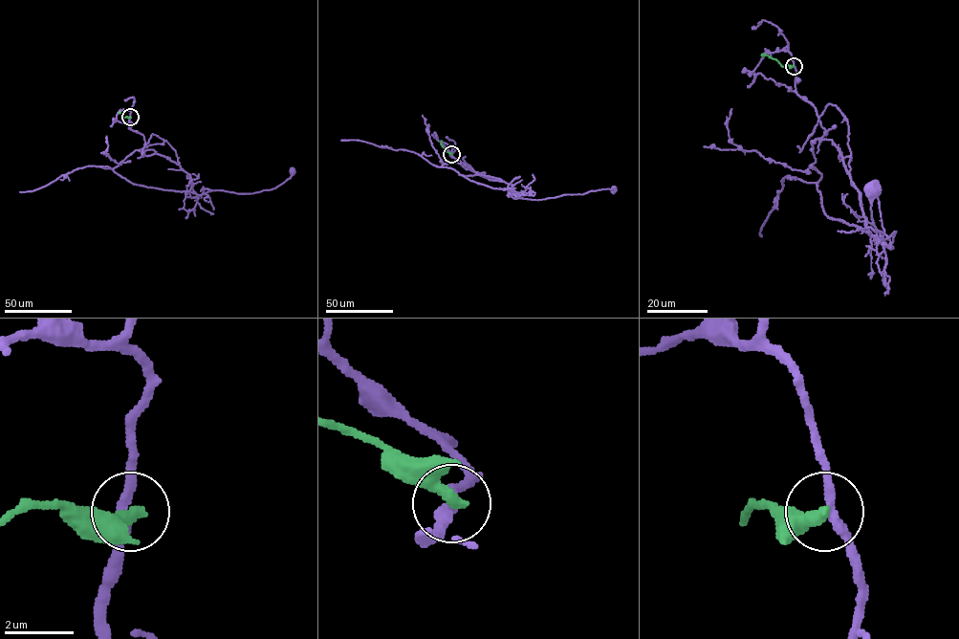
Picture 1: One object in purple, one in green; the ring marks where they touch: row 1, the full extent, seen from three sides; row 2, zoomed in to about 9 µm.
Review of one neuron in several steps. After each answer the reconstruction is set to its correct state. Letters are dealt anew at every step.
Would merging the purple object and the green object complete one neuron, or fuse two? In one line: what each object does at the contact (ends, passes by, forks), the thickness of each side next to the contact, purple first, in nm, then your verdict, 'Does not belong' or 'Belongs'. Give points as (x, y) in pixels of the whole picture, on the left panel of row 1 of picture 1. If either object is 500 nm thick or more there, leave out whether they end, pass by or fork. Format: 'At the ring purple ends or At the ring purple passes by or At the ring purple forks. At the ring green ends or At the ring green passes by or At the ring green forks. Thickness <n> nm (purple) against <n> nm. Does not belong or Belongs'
At the ring purple passes by. At the ring green ends. Thickness 300 nm (purple) against 400 nm. Does not belong

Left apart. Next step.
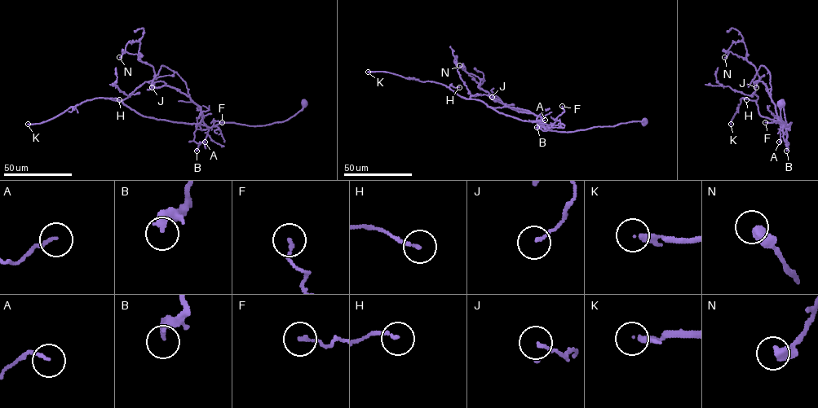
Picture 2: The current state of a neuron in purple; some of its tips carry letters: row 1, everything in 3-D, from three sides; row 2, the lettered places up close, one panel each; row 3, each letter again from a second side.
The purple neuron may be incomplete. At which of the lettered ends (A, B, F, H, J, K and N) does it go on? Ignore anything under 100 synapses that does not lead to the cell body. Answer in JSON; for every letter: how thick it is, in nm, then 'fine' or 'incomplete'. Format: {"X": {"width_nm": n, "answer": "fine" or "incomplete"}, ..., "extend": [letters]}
{"A": {"width_nm": 120, "answer": "fine"}, "B": {"width_nm": 360, "answer": "fine"}, "F": {"width_nm": 150, "answer": "fine"}, "H": {"width_nm": 120, "answer": "fine"}, "J": {"width_nm": 130, "answer": "fine"}, "K": {"width_nm": 240, "answer": "incomplete"}, "N": {"width_nm": 480, "answer": "fine"}, "extend": ["K"]}

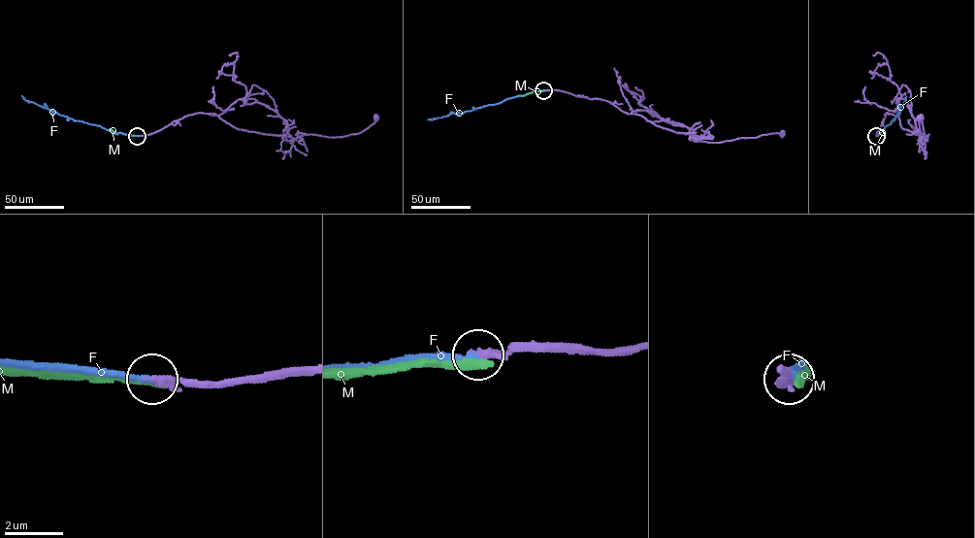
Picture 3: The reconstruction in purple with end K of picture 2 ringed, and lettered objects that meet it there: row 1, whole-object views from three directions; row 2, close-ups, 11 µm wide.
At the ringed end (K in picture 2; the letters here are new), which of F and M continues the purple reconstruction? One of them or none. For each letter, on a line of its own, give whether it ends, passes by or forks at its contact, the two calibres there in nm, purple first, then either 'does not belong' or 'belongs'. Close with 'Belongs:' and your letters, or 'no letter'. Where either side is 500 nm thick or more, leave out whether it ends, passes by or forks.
F: it ends | 280/220 nm | belongs
M: it ends | 280/280 nm | does not belong
Belongs: F

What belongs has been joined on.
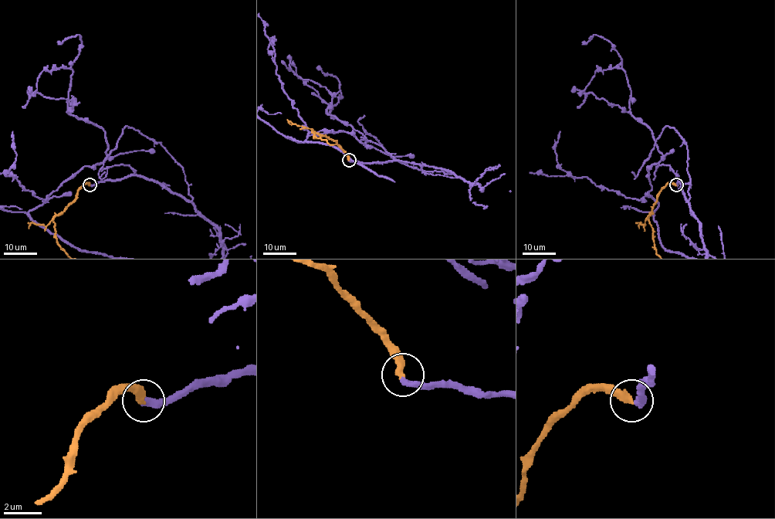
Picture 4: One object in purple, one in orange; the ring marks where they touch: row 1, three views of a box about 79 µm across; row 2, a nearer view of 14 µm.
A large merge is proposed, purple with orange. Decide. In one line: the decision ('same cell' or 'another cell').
same cell

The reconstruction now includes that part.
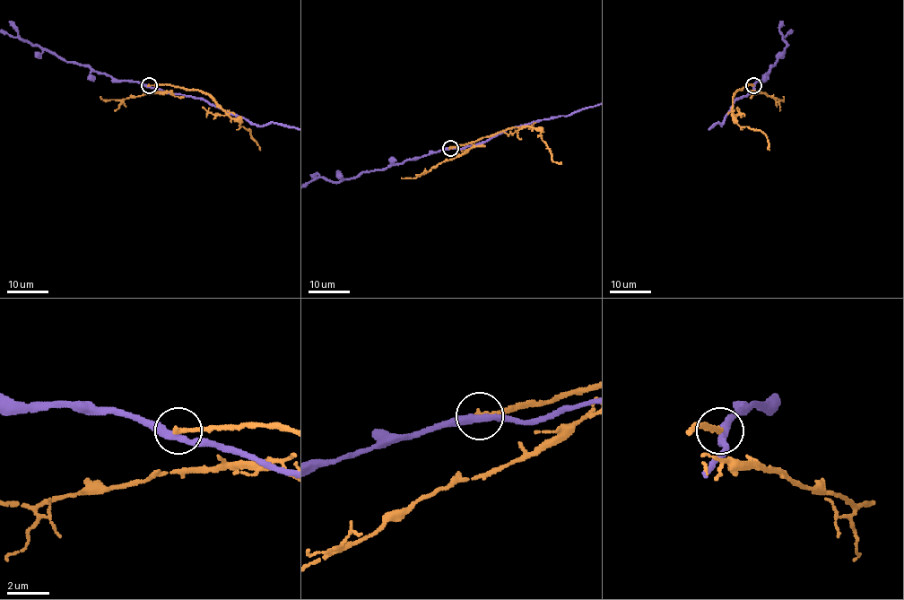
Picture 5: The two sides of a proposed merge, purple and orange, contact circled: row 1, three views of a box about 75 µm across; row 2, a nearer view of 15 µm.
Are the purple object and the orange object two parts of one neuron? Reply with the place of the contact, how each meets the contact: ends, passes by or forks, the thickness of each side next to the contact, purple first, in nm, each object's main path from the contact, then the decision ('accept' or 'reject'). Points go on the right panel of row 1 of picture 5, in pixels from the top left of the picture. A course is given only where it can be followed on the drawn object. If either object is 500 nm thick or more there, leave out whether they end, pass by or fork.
(753, 85) | purple passes by | orange ends | 360/240 nm | orange via (752, 85), (734, 93), (733, 119), (741, 126), (761, 131), (767, 139), (769, 150) | reject

